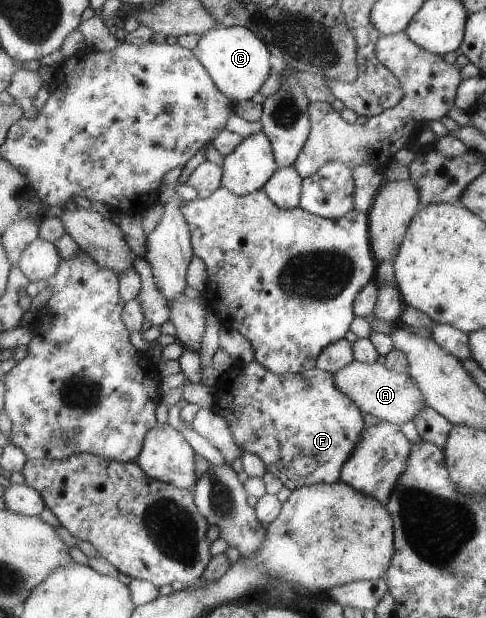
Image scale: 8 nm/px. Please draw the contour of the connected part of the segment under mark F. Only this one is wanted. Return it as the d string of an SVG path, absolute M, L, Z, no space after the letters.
M253 360L246 365L236 364L231 370L221 373L215 386L217 403L211 409L228 421L243 452L262 457L268 472L279 478L283 486L290 487L292 492L318 483L337 483L346 461L362 443L362 435L368 429L360 407L337 387L334 374L318 368L281 375Z

